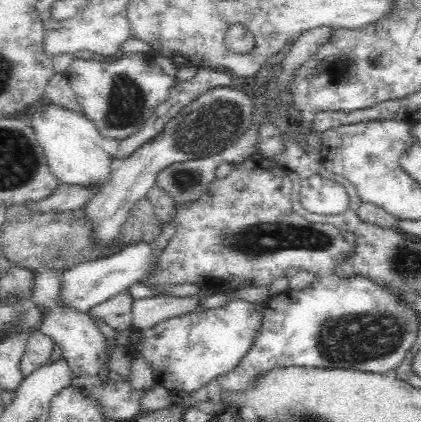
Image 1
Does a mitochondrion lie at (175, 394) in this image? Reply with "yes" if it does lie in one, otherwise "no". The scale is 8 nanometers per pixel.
no

